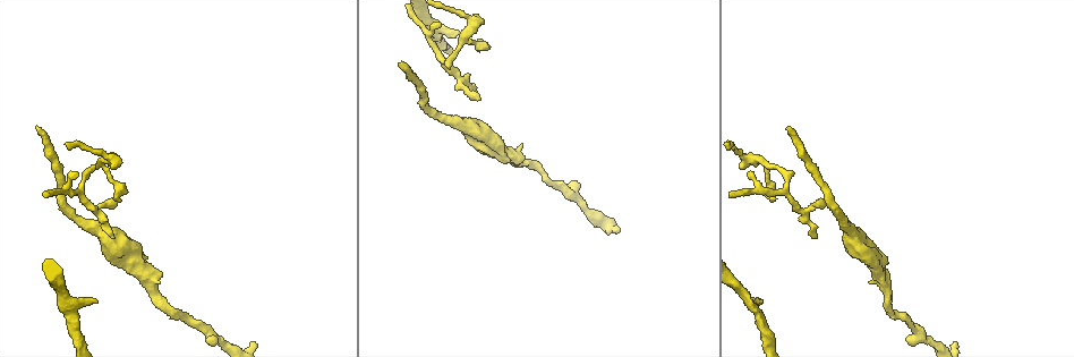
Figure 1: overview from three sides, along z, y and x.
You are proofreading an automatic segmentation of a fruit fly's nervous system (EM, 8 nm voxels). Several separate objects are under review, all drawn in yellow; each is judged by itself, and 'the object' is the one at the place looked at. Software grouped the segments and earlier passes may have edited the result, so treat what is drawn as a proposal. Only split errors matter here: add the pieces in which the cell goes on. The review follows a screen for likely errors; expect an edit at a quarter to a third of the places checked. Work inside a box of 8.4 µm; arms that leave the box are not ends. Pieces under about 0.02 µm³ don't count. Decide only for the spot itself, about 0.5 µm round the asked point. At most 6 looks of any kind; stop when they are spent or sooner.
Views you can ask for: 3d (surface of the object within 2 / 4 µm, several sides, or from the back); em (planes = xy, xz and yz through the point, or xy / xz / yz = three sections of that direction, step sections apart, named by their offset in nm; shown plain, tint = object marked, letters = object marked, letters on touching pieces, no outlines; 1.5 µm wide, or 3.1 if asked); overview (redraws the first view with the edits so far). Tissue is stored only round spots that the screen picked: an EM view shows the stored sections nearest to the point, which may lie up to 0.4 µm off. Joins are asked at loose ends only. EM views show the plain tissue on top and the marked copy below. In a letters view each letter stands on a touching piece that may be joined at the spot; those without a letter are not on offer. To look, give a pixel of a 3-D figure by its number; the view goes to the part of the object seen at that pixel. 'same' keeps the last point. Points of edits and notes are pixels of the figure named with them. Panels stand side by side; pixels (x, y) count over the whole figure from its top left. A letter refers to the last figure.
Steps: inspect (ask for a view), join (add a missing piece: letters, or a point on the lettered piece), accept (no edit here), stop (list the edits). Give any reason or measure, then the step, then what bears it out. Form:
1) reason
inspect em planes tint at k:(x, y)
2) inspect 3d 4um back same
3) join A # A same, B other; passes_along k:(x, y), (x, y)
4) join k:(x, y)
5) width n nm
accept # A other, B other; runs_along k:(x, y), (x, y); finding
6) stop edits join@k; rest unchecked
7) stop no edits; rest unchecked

branch stops here
inspect 3d 4um at 1:(822, 201)

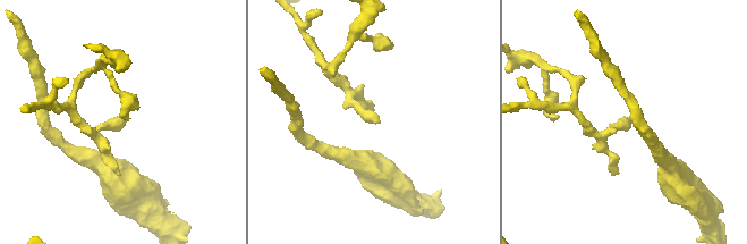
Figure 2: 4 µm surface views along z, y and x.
inspect em xy step 8 letters at 2:(627, 118)

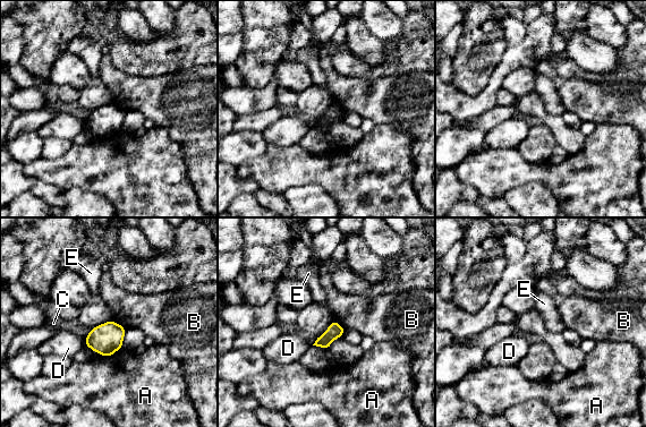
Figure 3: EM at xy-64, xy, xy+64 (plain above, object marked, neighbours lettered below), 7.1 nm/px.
another direction
inspect em yz step 8 letters same

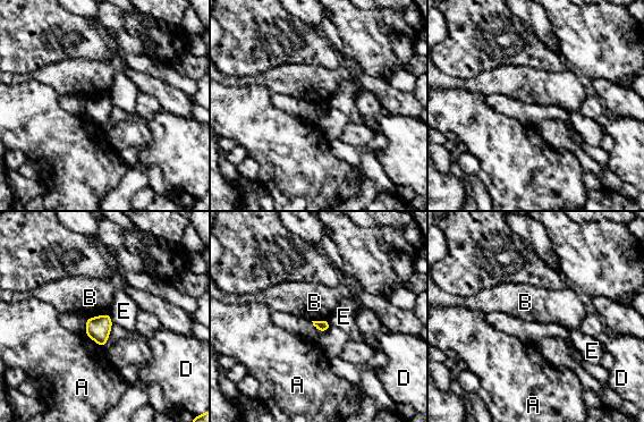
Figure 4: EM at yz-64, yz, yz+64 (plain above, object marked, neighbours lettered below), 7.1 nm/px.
width 80 nm; longest_contact B 150 nm
accept # A other, B other, D other, E other; no lettered piece goes on from it

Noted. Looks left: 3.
free end
inspect em xy step 8 letters at 1:(759, 300)

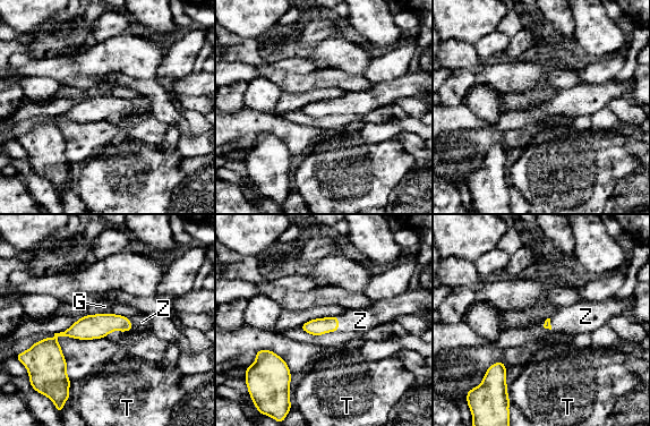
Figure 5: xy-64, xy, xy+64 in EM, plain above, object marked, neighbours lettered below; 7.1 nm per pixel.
cut it another way
inspect em planes letters same

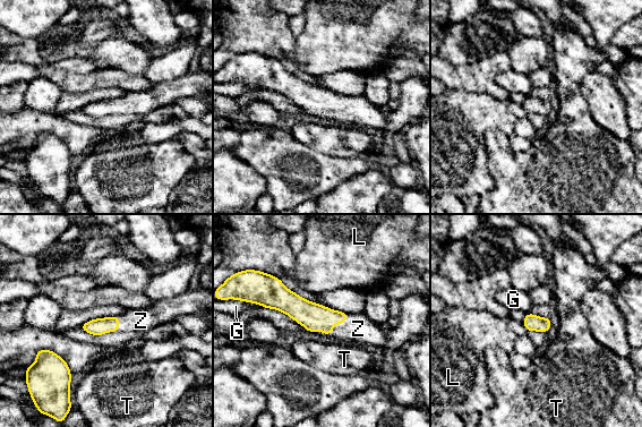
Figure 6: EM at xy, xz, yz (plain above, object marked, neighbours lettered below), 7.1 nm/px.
join Z # G other, L other, T other, Z same; it goes on there

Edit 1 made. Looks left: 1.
an open end
inspect em planes letters at 1:(399, 64)

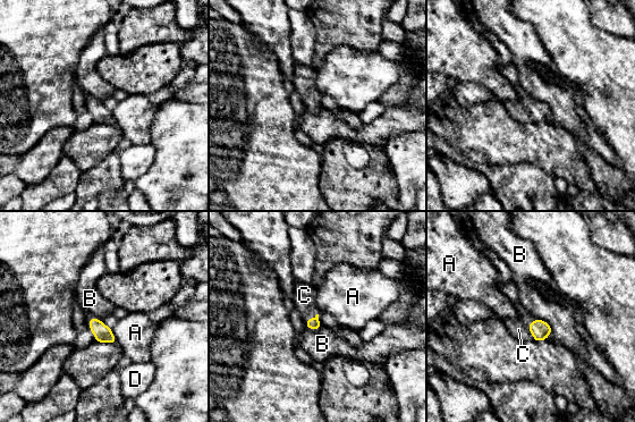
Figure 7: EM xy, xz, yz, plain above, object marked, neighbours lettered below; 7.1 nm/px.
longest_contact B 160 nm
join C # A other, B other, C same, D other; the cell continues

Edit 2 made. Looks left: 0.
stop edits join@6, join@7; rest unchecked

